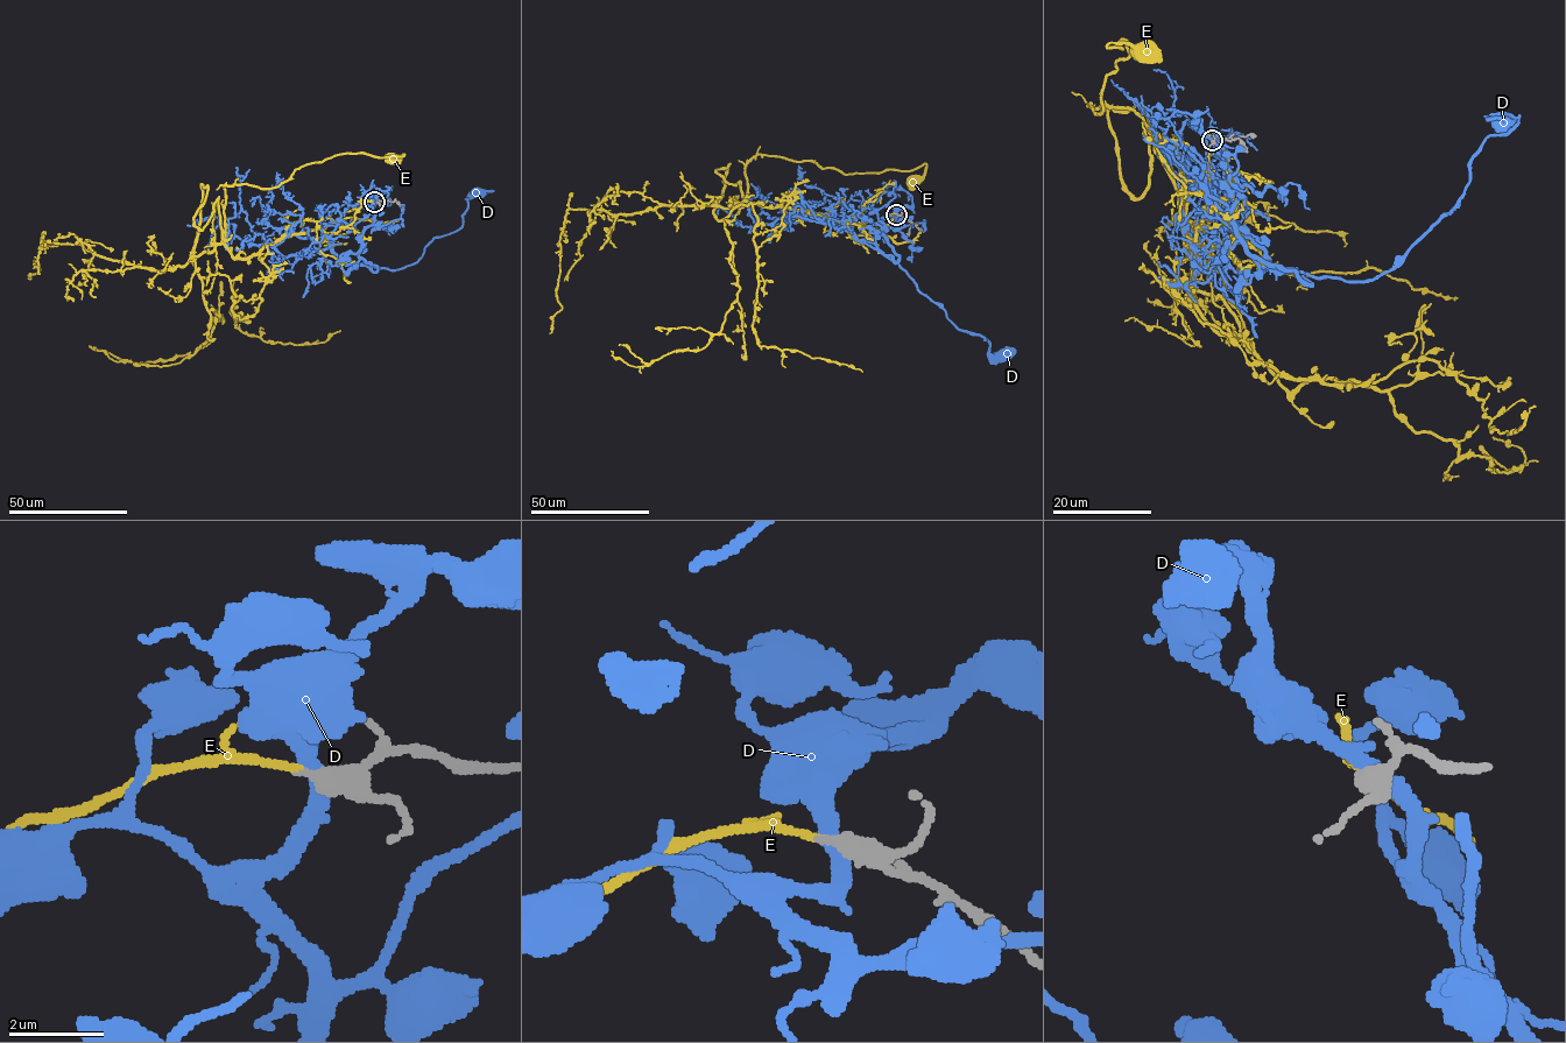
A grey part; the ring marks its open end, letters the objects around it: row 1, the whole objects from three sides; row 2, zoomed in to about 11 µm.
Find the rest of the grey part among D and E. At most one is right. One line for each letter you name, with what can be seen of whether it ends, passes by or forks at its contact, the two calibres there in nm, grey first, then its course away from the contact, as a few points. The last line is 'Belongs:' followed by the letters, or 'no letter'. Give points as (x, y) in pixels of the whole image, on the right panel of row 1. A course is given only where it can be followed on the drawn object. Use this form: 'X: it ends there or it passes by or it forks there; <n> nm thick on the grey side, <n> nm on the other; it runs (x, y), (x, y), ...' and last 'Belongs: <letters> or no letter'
E: it ends there; 400 nm thick on the grey side, 130 nm on the other; it runs (1212, 140), (1232, 191), (1193, 256), (1173, 154), (1088, 105), (1129, 55), (1109, 43), (1145, 49)
Belongs: E

